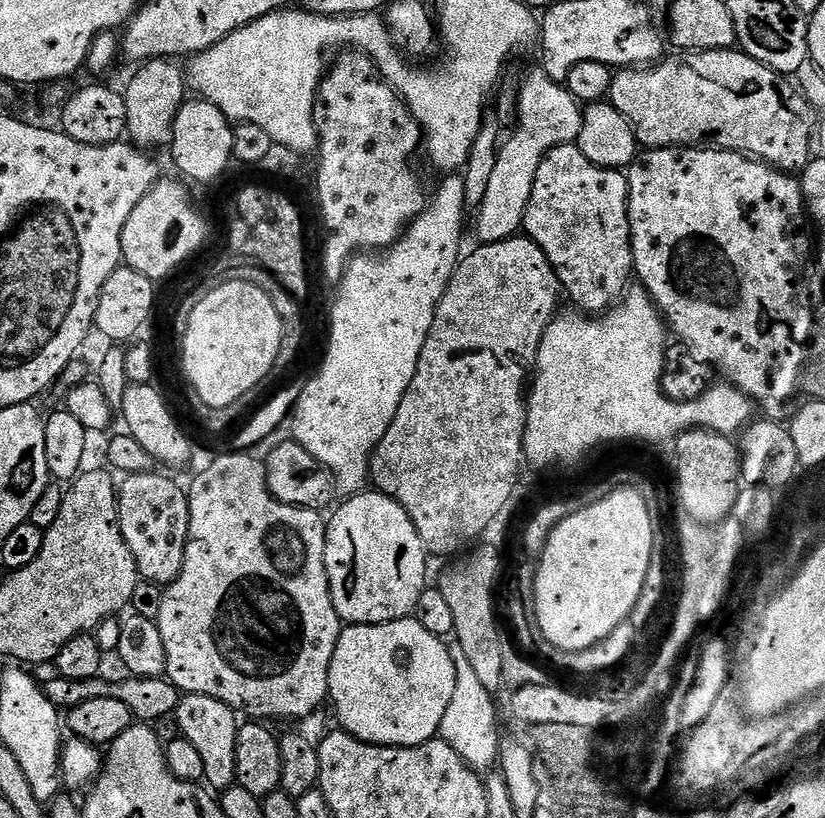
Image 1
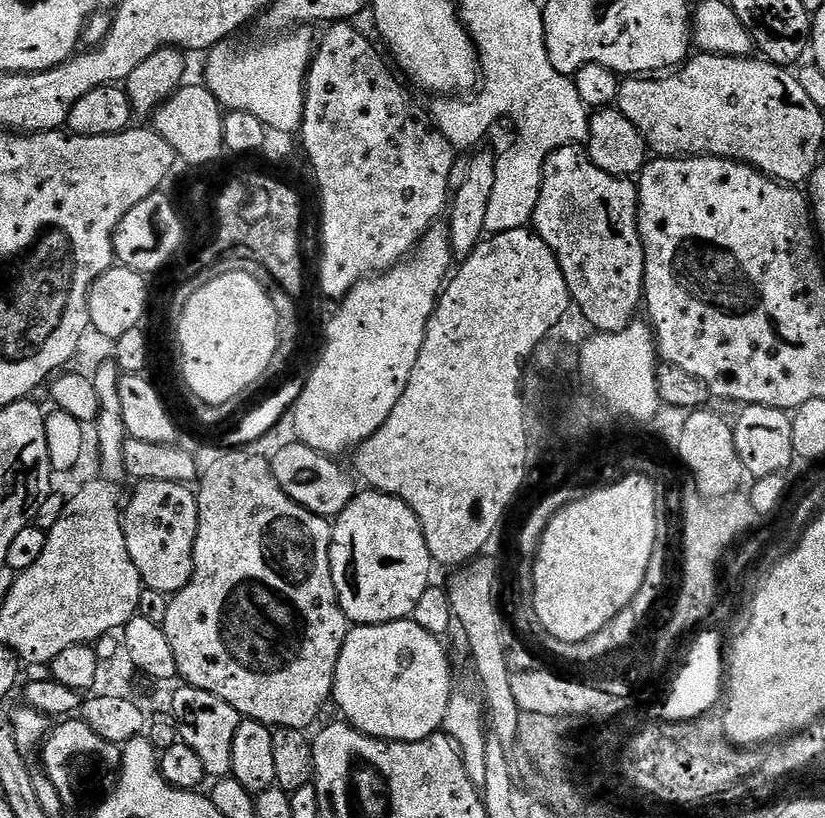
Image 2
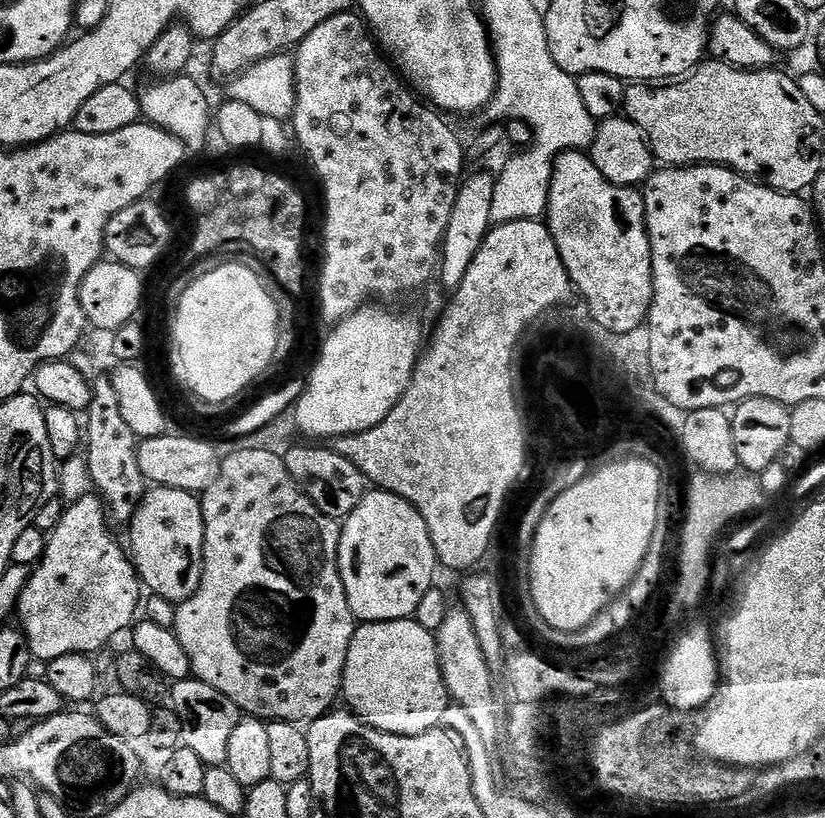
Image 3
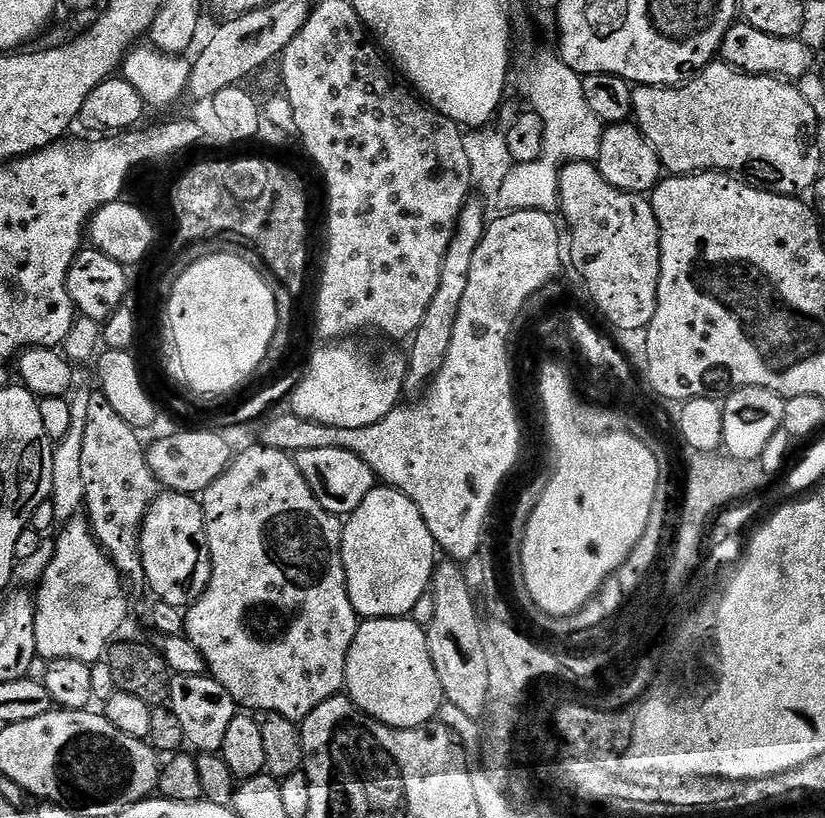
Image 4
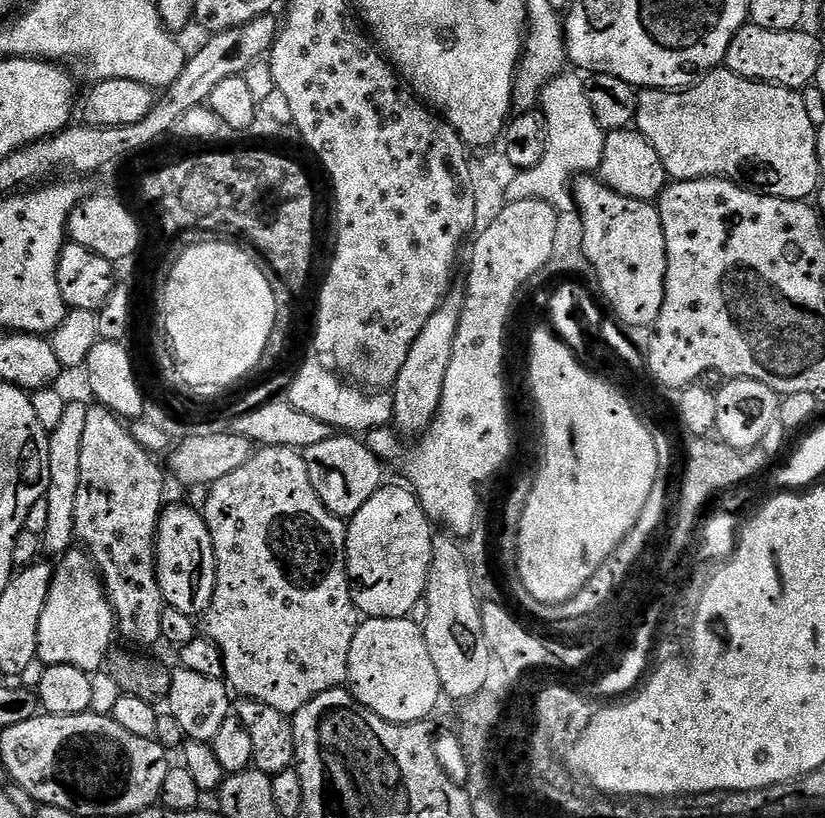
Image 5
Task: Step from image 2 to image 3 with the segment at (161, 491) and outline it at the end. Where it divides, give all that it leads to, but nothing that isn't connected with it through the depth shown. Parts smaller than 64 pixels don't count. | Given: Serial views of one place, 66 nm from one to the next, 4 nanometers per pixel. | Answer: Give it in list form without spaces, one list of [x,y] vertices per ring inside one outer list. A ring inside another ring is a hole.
[[[149,487],[126,528],[130,559],[141,585],[151,595],[166,598],[177,606],[190,599],[202,580],[204,519],[200,501],[201,497],[195,492]]]

